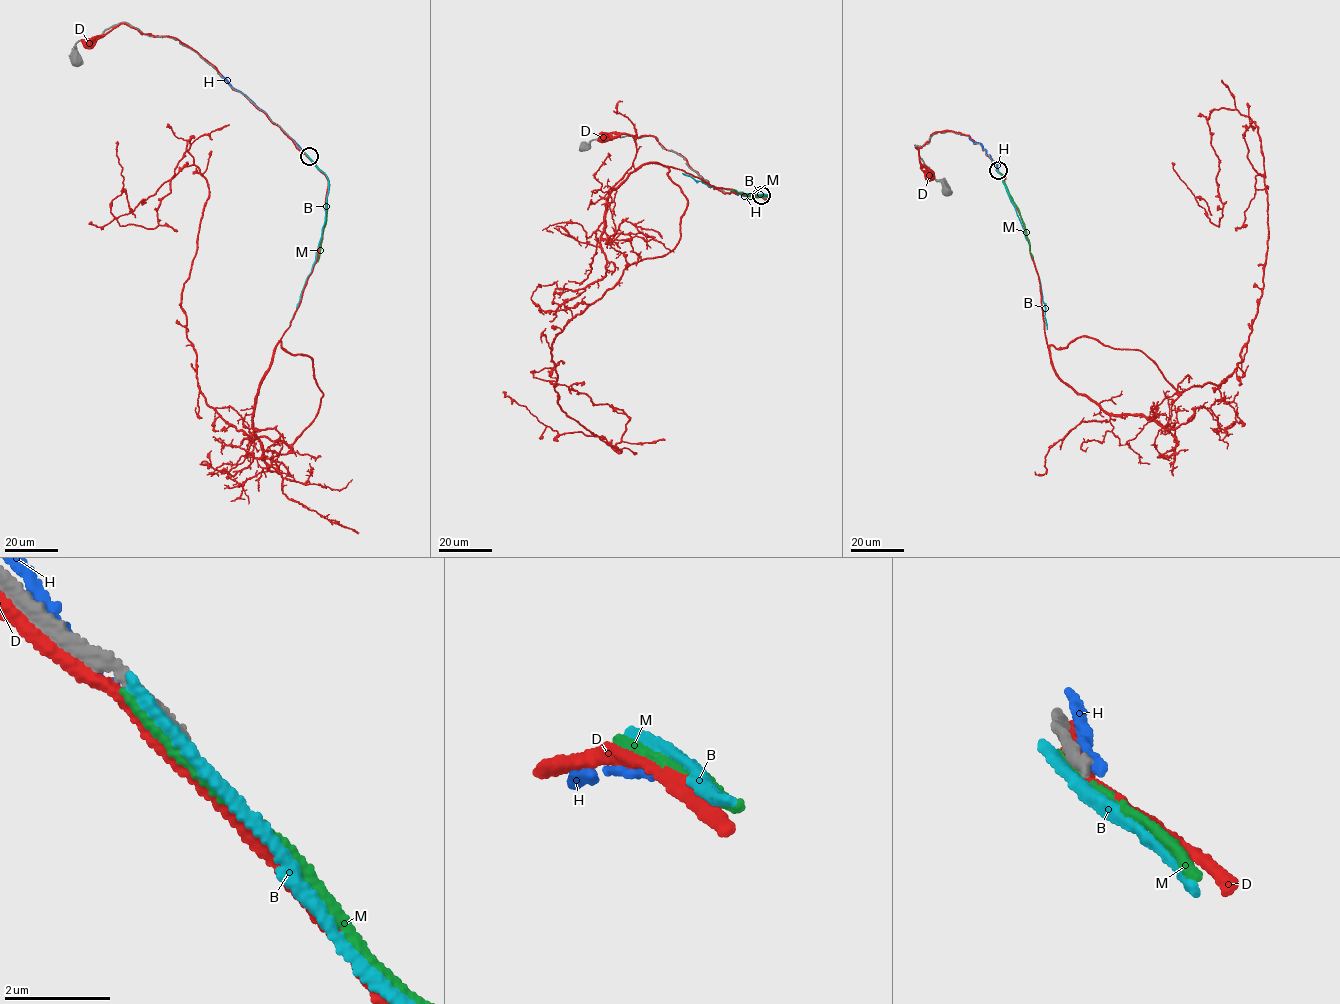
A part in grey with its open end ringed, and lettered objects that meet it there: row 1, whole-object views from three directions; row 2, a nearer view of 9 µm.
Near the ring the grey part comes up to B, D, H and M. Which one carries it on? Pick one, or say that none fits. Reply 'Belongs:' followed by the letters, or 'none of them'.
Belongs: none of them

